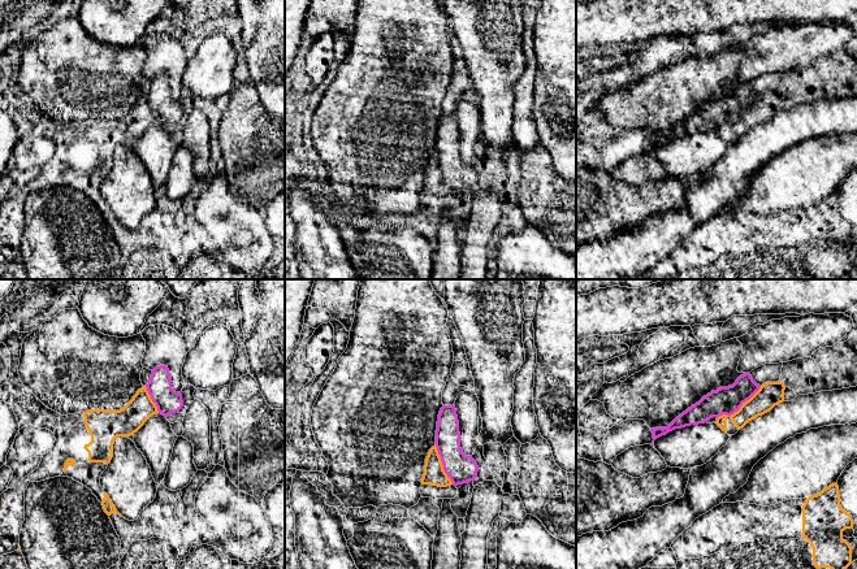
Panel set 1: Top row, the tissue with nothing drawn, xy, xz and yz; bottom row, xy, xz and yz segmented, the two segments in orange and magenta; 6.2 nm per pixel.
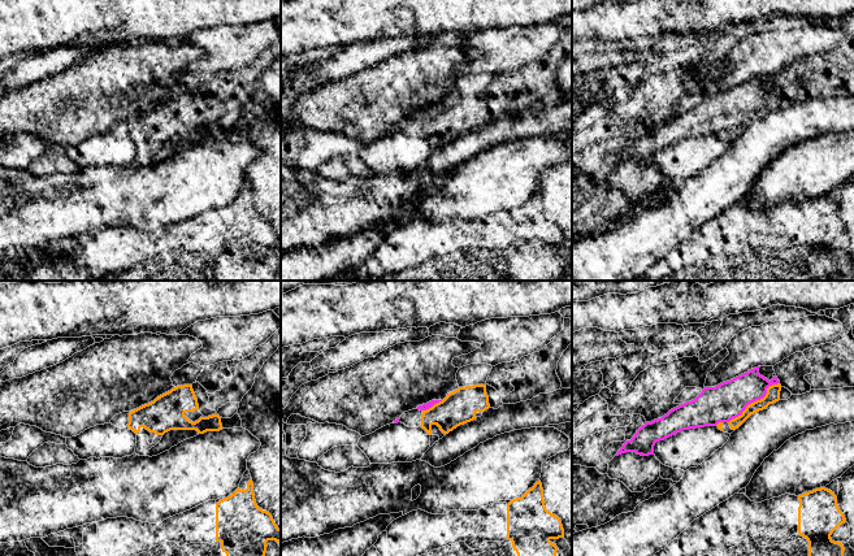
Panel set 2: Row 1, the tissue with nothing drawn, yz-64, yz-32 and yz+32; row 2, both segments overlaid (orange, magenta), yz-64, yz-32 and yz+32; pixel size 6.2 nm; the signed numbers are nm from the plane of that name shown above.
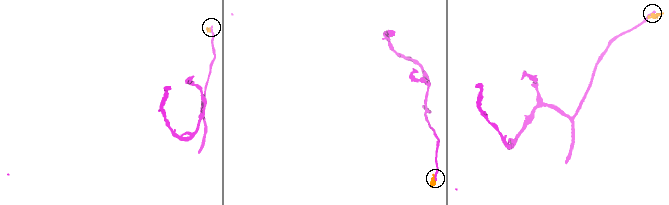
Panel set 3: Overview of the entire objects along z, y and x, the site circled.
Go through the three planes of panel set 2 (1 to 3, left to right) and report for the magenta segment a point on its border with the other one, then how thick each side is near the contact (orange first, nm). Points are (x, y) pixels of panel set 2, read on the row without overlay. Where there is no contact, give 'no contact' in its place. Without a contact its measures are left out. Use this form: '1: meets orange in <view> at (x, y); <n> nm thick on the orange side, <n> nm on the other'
1: no contact
2: meets orange in yz-32 at (433, 114); 220 nm thick on the orange side, 50 nm on the other
3: meets orange in yz+32 at (754, 111); 90 nm thick on the orange side, 220 nm on the other

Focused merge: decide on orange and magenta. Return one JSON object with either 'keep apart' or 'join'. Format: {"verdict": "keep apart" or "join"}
{"verdict": "keep apart"}

